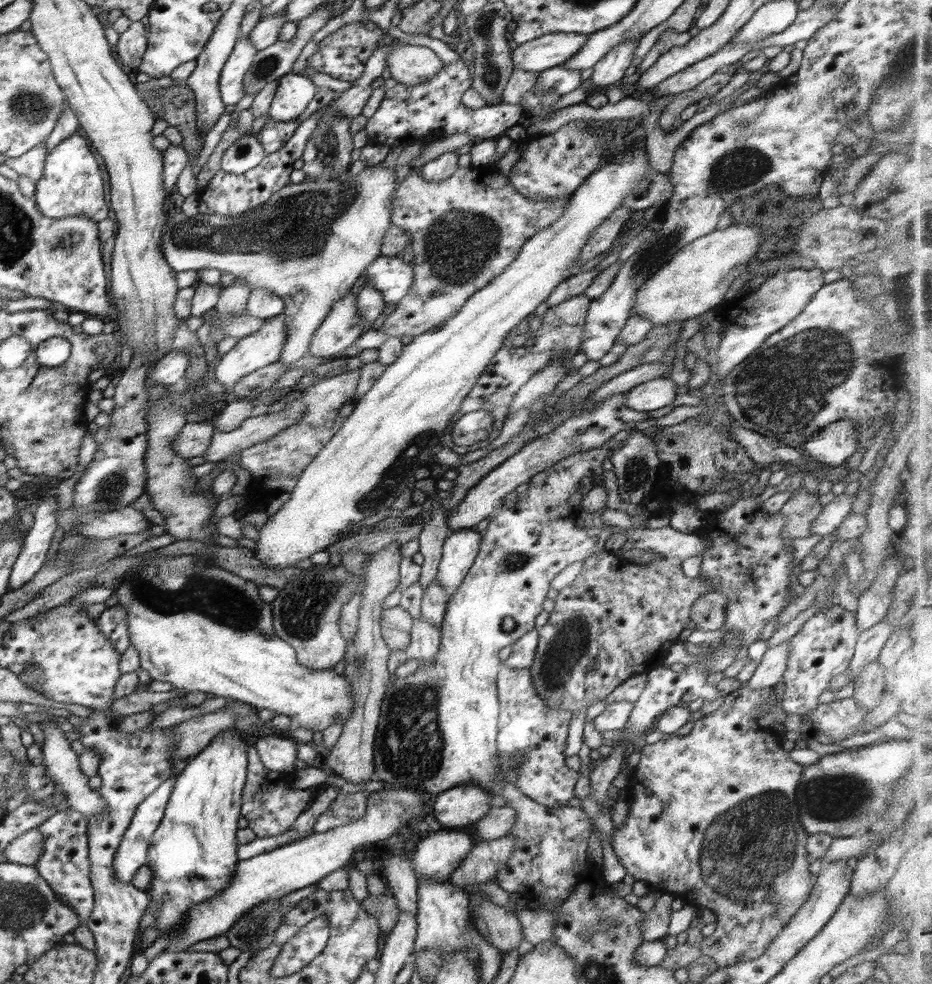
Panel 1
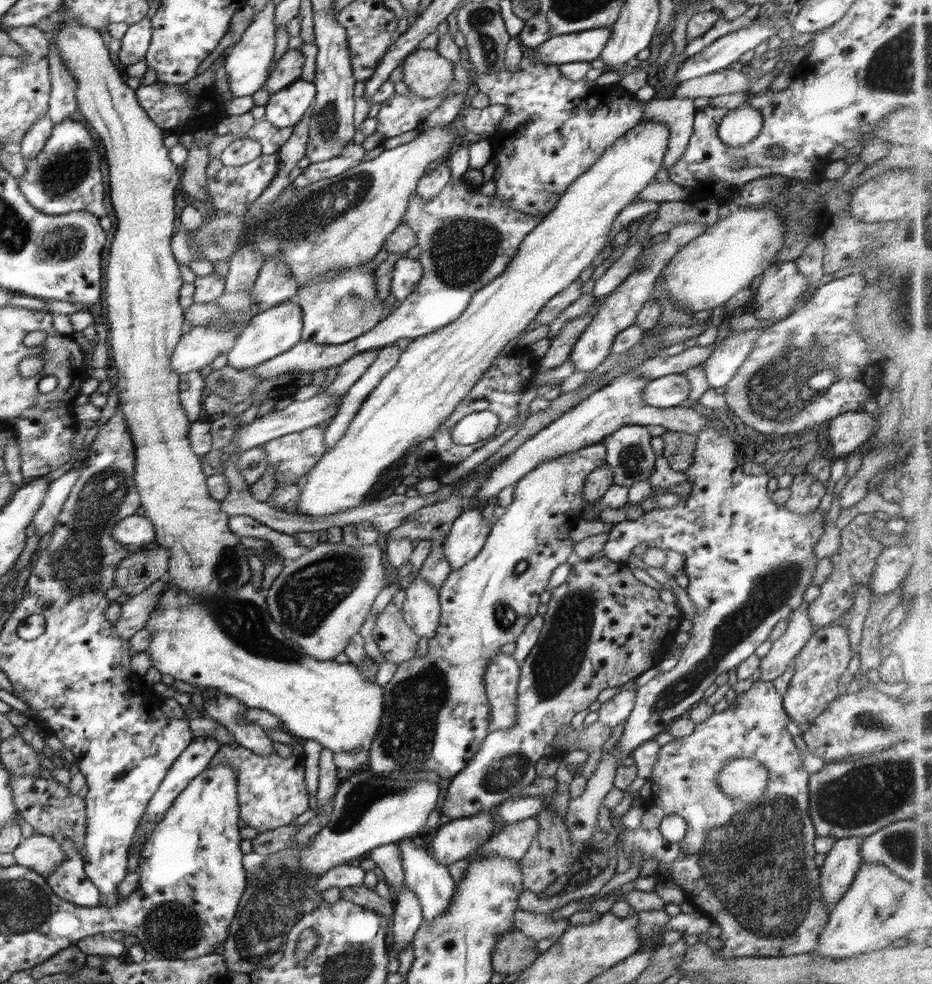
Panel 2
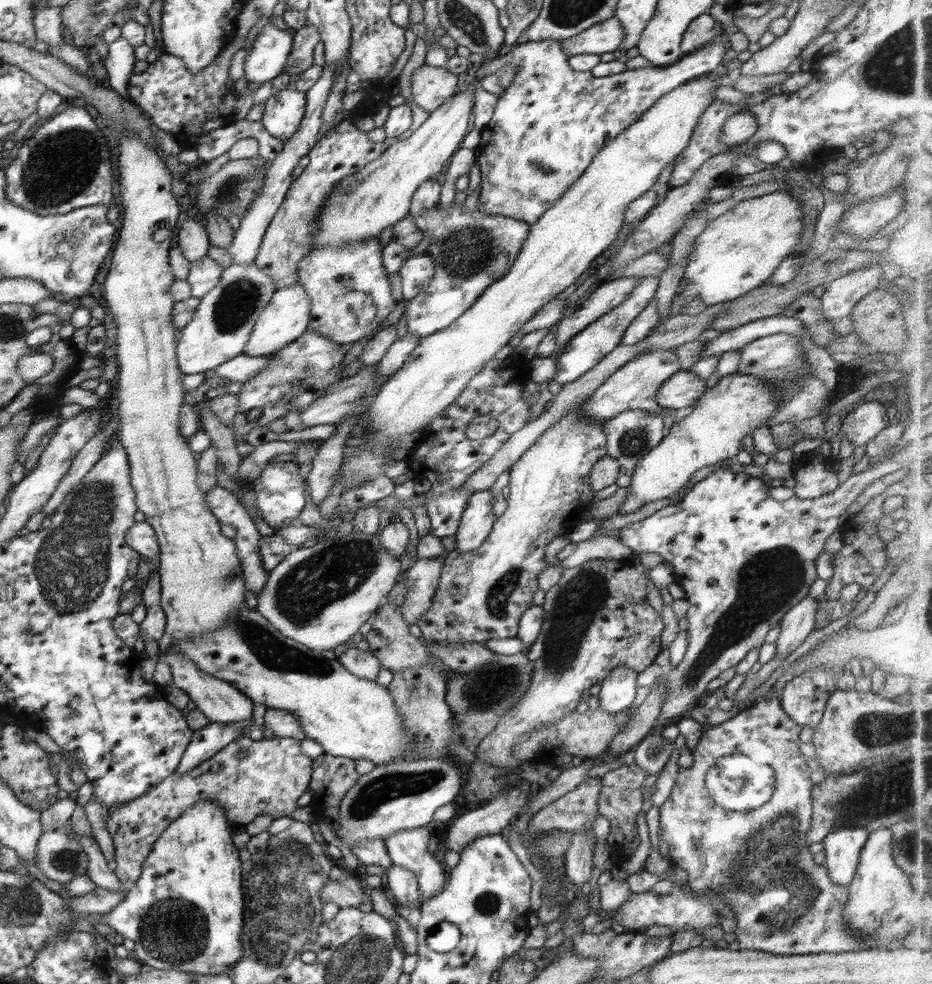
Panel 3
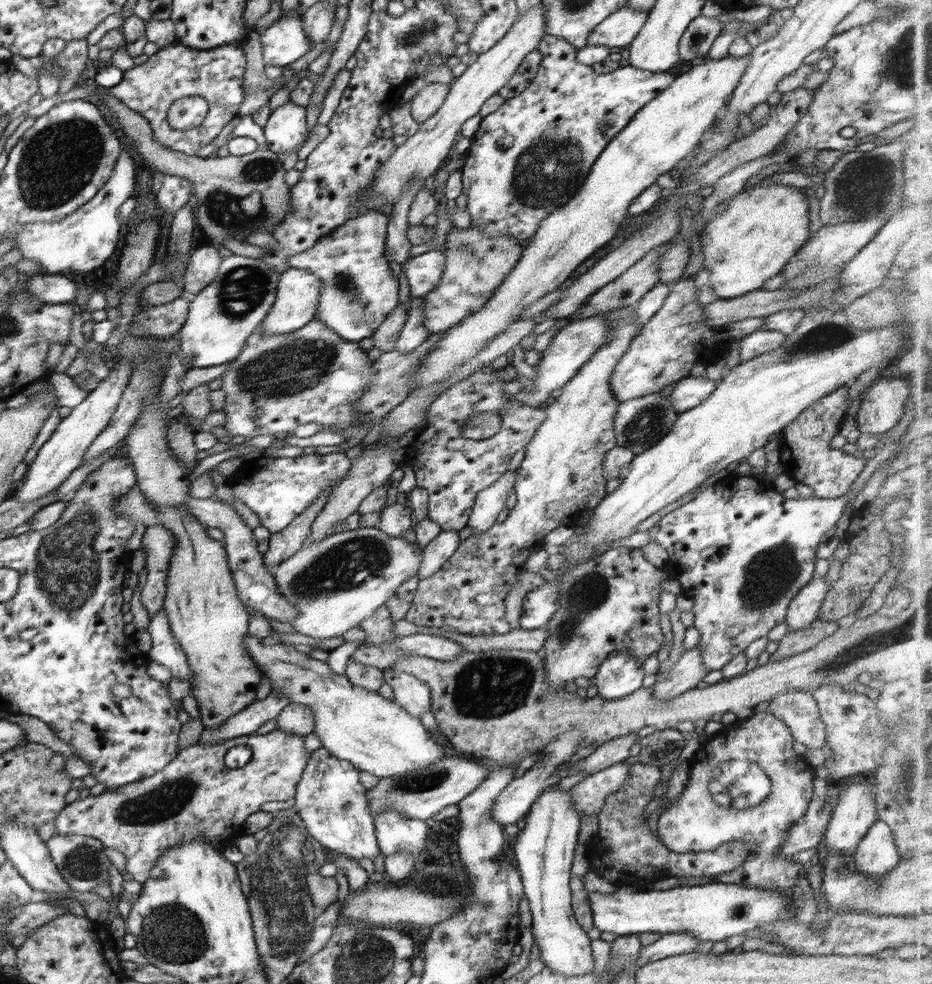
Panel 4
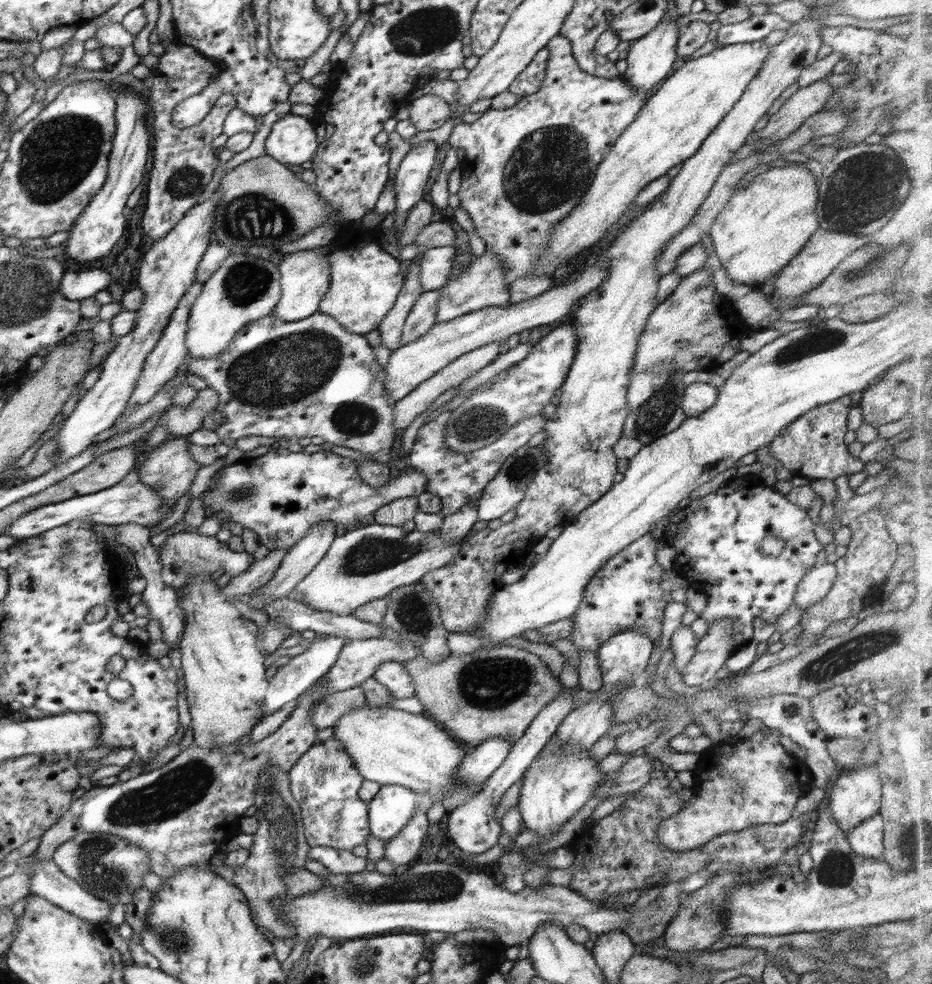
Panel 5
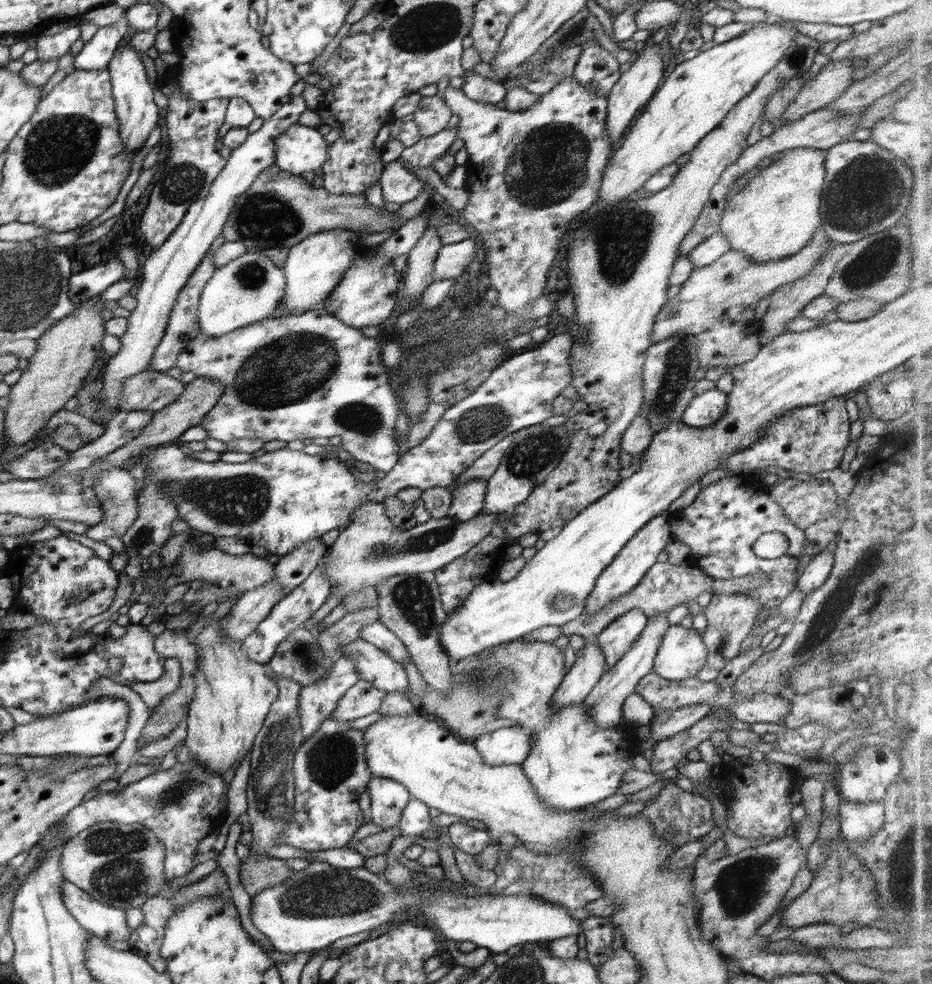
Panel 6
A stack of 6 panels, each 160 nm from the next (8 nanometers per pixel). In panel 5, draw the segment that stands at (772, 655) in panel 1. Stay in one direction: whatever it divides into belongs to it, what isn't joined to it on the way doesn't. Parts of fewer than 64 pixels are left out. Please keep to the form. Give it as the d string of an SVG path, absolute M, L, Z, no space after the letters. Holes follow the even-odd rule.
M819 562L814 565L798 583L794 603L802 611L824 598L836 578L835 563Z

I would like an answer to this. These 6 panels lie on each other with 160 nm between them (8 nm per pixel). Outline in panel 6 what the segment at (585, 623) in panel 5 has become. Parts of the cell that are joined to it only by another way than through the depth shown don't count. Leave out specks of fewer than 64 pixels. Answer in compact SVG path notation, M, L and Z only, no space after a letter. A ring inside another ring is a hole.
M671 512L656 515L650 522L644 523L640 530L624 545L624 548L618 552L616 558L604 569L604 572L596 580L590 596L586 599L585 614L593 615L605 604L612 602L618 597L623 597L629 593L644 578L644 575L650 567L656 562L658 554L664 550L664 547L671 542L671 530L669 517Z

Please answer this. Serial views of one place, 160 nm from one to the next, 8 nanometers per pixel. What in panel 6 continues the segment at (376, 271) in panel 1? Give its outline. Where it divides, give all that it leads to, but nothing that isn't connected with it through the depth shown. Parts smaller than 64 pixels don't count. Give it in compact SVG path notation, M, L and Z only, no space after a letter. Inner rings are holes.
M473 238L456 244L443 245L434 261L434 281L458 279L476 256Z

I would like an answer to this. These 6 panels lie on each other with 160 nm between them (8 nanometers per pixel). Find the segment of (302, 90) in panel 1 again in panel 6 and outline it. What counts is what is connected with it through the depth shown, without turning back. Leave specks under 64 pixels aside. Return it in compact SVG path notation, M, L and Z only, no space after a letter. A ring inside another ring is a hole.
M295 124L276 139L275 165L295 175L318 170L328 160L328 147L324 129Z

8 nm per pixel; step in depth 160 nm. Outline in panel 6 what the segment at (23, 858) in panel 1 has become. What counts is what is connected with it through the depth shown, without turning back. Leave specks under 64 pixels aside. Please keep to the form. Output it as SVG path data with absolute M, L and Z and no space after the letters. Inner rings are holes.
M100 822L81 830L67 841L61 850L61 867L66 880L85 890L92 898L108 906L121 909L138 908L152 898L167 881L165 875L165 846L144 824Z

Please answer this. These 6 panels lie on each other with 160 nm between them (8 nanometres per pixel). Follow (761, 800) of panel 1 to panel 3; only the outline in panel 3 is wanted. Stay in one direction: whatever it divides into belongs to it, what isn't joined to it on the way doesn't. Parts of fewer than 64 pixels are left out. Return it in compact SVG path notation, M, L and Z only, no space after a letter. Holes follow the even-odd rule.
M774 688L767 692L765 696L758 698L754 706L739 711L736 716L726 720L726 722L722 722L722 724L718 724L717 726L707 725L696 747L694 747L691 752L692 756L694 756L693 765L688 768L679 767L677 779L670 792L670 796L666 802L660 806L660 839L663 839L669 844L668 858L671 863L688 872L687 885L690 886L691 890L701 893L712 893L712 890L714 890L714 893L722 893L725 896L725 899L731 906L730 914L732 914L736 922L738 922L738 929L734 933L734 939L739 942L741 949L756 949L785 957L803 954L838 954L840 952L866 950L869 948L867 938L859 935L855 930L845 925L844 922L843 910L848 900L847 887L832 882L832 879L828 877L827 868L824 865L816 864L812 853L807 850L808 844L805 838L808 830L810 830L810 826L812 826L813 804L811 790L814 784L811 779L812 770L806 764L805 756L800 752L799 748L799 735L801 730L802 727L792 721L792 718L788 717L788 715L784 713L784 710L782 710L782 707L780 707L780 698L778 692L774 692ZM734 754L752 756L758 761L764 762L773 768L775 774L773 795L764 806L761 806L761 808L749 812L726 810L712 800L708 789L705 787L705 776L708 769L714 766L718 758Z

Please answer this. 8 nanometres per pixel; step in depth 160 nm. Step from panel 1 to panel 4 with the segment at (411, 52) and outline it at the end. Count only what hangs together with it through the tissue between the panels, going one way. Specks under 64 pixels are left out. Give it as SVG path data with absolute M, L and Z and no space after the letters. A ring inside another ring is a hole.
M433 82L420 89L410 102L411 115L416 122L426 122L444 104L450 90L449 84Z

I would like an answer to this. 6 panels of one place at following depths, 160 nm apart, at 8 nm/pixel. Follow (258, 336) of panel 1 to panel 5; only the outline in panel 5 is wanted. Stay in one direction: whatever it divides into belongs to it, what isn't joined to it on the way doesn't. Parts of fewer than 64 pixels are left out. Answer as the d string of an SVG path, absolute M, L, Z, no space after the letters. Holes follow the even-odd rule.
M324 247L285 254L278 265L281 275L281 299L273 313L284 322L300 322L319 311L320 302L330 286L330 250Z

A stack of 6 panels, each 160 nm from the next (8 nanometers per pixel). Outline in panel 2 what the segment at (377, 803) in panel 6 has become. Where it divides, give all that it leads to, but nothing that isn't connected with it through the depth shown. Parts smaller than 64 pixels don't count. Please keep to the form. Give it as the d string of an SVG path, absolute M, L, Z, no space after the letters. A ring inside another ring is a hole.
M402 839L397 842L400 849L402 866L404 867L404 882L420 901L422 905L422 912L424 922L434 920L440 917L441 914L448 908L449 902L452 900L453 894L456 890L456 882L448 873L448 867L438 862L436 858L430 854L422 846L416 846L410 839Z

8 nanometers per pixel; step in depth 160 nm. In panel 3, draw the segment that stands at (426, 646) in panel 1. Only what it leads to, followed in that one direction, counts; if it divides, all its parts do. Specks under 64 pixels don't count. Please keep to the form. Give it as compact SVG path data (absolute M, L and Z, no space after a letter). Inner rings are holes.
M445 556L433 559L422 557L416 559L414 564L406 565L408 571L405 575L404 569L403 577L406 578L408 589L400 608L409 624L415 624L432 602L445 563L444 559Z

